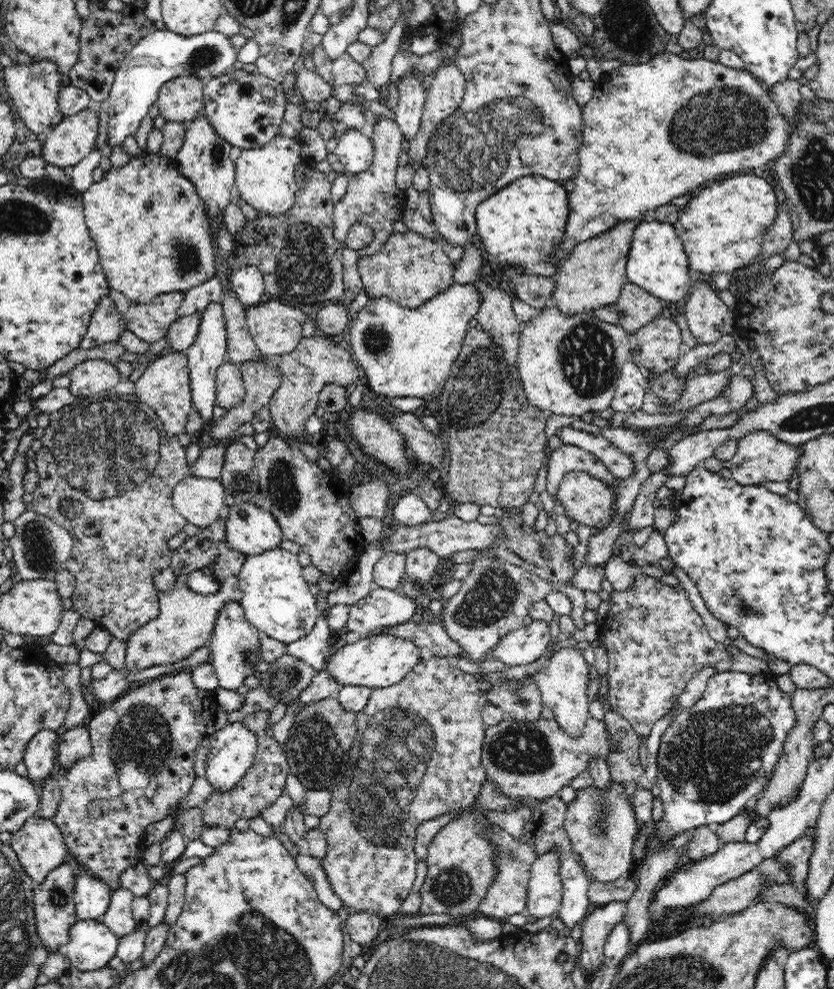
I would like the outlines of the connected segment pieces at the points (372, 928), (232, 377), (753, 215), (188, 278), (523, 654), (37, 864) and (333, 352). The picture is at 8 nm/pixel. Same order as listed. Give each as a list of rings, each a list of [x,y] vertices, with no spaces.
[[[352,914],[342,926],[351,940],[367,951],[379,936],[384,923],[385,920],[379,914]]]
[[[226,361],[216,372],[216,402],[230,410],[238,406],[244,398],[244,381],[238,364]]]
[[[744,174],[736,178],[728,178],[724,182],[715,180],[704,188],[698,196],[694,195],[679,209],[678,233],[682,239],[685,253],[689,262],[689,268],[698,270],[703,274],[732,273],[756,260],[756,256],[762,252],[762,238],[768,232],[768,228],[774,225],[777,217],[778,198],[772,190],[770,182],[754,174]]]
[[[145,152],[131,158],[121,167],[111,166],[102,180],[82,195],[85,221],[98,247],[99,260],[112,290],[120,291],[138,304],[146,304],[155,296],[169,292],[186,292],[212,278],[214,252],[211,224],[204,212],[194,185],[178,170],[175,157]]]
[[[533,620],[503,636],[493,650],[492,657],[502,660],[508,667],[532,664],[547,651],[551,642],[549,622]]]
[[[40,816],[29,818],[20,830],[12,833],[10,846],[17,854],[17,858],[24,867],[24,870],[28,873],[28,876],[39,884],[44,882],[49,872],[63,865],[68,856],[70,856],[69,848],[66,846],[65,838],[60,827],[53,819]]]
[[[327,336],[302,337],[292,352],[277,358],[283,376],[268,404],[272,426],[280,433],[292,435],[292,439],[307,442],[313,436],[307,432],[305,423],[319,406],[320,391],[332,382],[344,387],[361,382],[358,364],[348,348]]]

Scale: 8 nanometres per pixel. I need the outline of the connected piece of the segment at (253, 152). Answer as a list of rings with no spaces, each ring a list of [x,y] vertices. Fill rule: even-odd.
[[[281,133],[264,146],[243,150],[235,165],[235,199],[240,198],[266,215],[287,213],[295,205],[297,196],[298,186],[294,172],[301,162],[300,150],[300,136],[289,138]]]

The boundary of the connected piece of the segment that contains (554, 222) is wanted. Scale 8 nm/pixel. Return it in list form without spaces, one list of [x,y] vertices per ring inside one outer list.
[[[528,175],[528,176],[521,176],[507,184],[504,188],[501,188],[496,192],[496,194],[492,194],[486,198],[486,200],[482,200],[480,204],[478,204],[476,208],[475,219],[477,223],[477,237],[482,244],[482,251],[484,251],[489,257],[493,258],[494,262],[497,264],[520,264],[526,267],[526,274],[541,274],[542,276],[552,276],[554,274],[554,268],[559,264],[552,263],[552,257],[550,254],[554,252],[554,246],[558,244],[558,240],[562,240],[566,233],[566,224],[569,216],[569,192],[567,192],[564,187],[563,183],[555,180],[550,180],[546,177],[540,175]]]

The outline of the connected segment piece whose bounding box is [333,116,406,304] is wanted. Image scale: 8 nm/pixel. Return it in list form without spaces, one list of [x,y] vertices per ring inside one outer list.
[[[379,116],[373,129],[367,129],[374,145],[372,164],[364,172],[354,173],[349,177],[344,196],[333,206],[333,236],[336,240],[345,241],[352,226],[363,222],[374,229],[376,238],[364,248],[354,250],[356,256],[344,256],[343,283],[344,290],[341,302],[350,304],[356,294],[363,289],[363,280],[358,272],[357,262],[362,257],[375,255],[382,245],[394,236],[395,222],[401,220],[406,205],[406,191],[398,188],[396,173],[399,167],[398,157],[402,154],[403,134],[401,128],[394,121]]]

